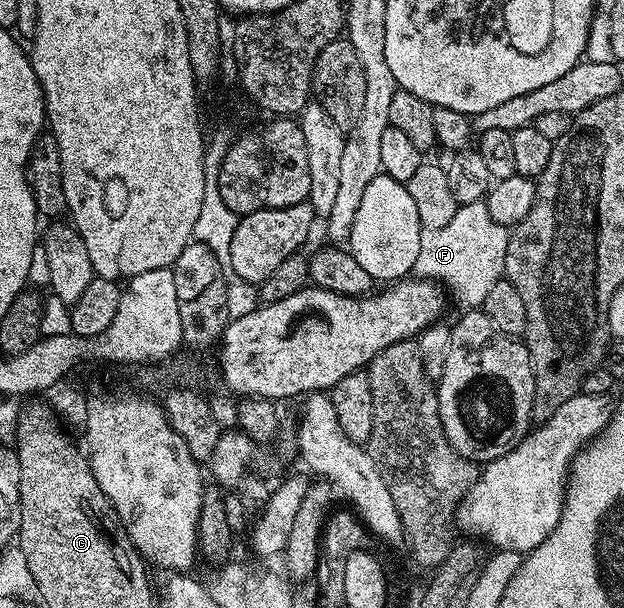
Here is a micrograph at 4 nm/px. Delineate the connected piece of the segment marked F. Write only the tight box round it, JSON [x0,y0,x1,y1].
[412,200,509,310]

